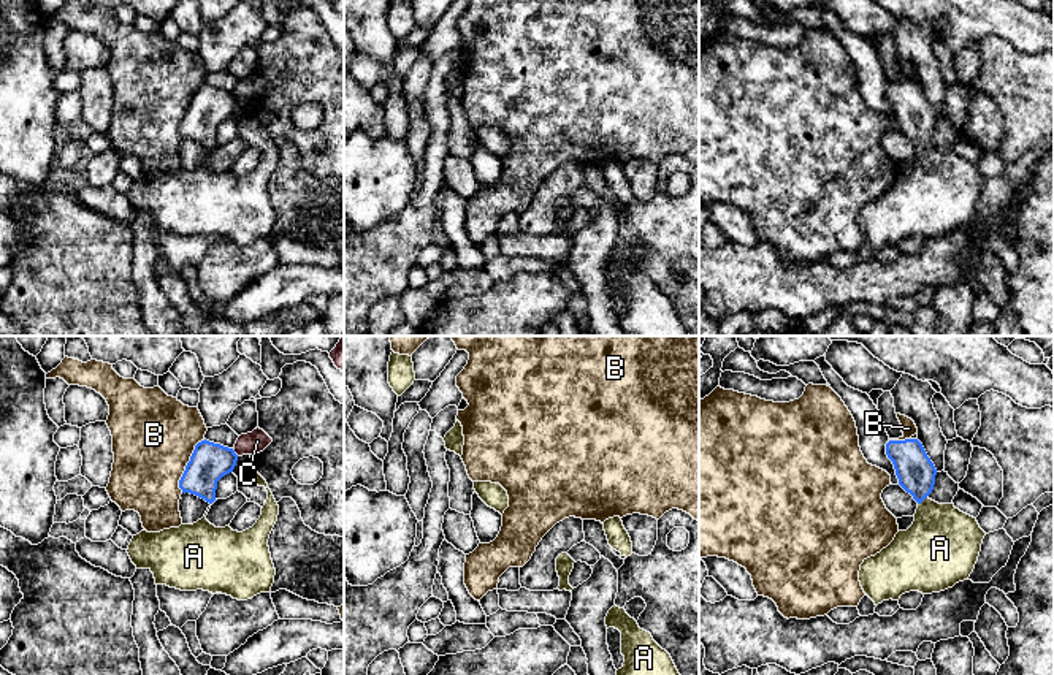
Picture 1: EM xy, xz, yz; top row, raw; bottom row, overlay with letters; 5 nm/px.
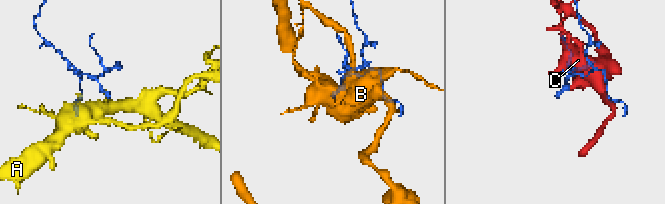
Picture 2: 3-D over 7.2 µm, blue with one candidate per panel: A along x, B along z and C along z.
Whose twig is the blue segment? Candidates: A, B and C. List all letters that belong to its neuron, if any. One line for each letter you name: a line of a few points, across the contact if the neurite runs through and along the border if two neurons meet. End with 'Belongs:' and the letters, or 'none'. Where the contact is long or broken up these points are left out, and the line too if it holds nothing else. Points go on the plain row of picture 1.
A: line yz (915, 116), (921, 146), (940, 176), (942, 190)
Belongs: A

